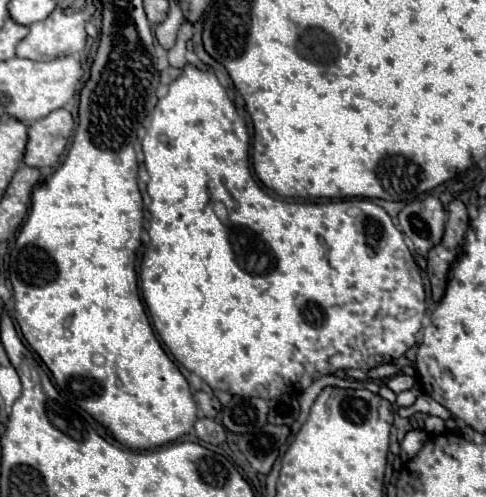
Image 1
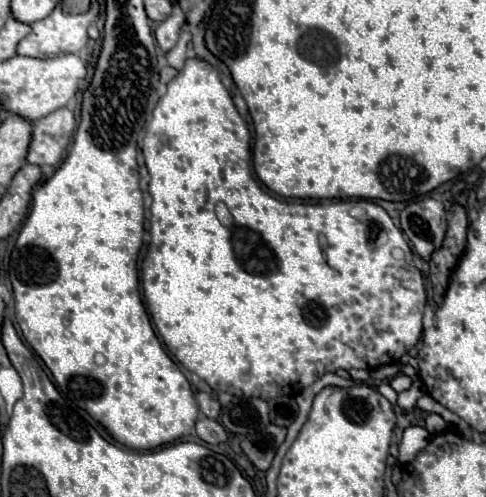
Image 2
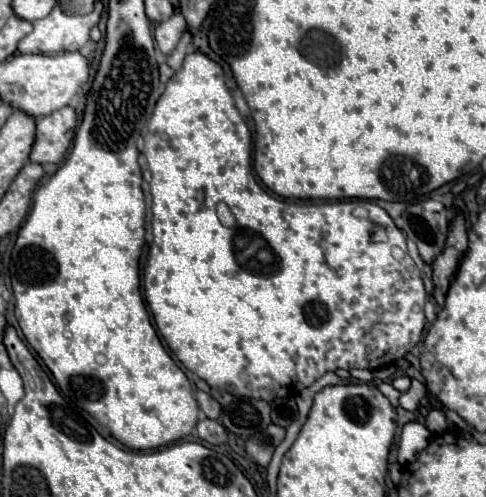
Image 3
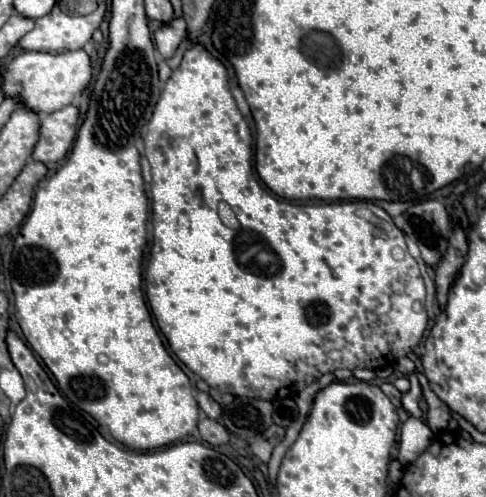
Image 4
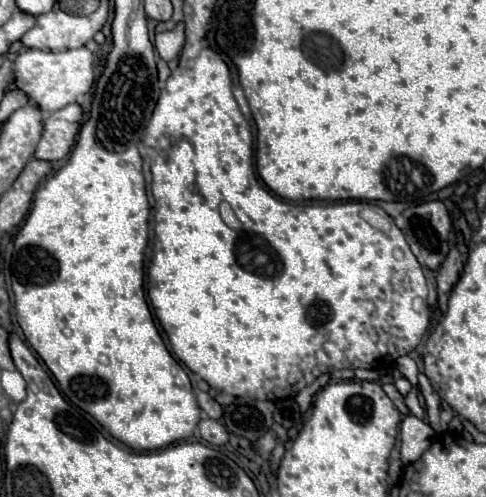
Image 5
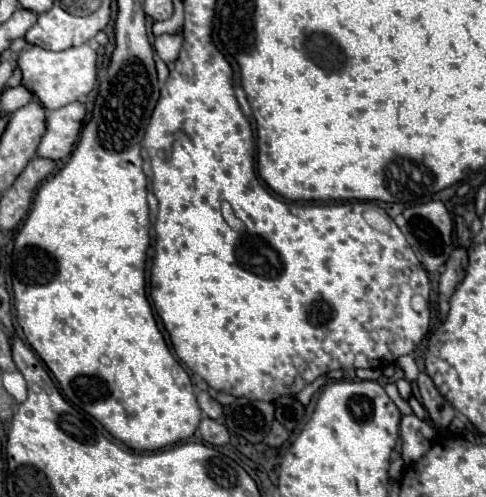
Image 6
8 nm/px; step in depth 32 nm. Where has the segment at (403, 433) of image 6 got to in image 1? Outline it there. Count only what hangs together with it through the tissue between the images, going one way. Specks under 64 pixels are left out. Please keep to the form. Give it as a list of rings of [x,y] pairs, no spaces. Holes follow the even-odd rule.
[[[412,430],[412,432],[408,432],[408,434],[406,434],[406,438],[402,440],[400,458],[402,458],[404,462],[406,462],[406,460],[410,460],[410,458],[414,458],[414,456],[416,456],[416,452],[422,448],[424,440],[426,440],[426,432],[422,432],[422,430]]]

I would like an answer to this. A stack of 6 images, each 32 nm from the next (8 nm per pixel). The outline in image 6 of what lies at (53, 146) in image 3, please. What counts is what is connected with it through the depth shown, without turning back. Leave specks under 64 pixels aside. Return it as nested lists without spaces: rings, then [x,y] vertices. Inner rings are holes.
[[[72,102],[66,104],[64,108],[48,112],[46,134],[42,136],[36,154],[40,158],[50,158],[50,160],[62,160],[62,156],[68,158],[78,140],[84,116],[86,116],[86,108],[80,102]]]

